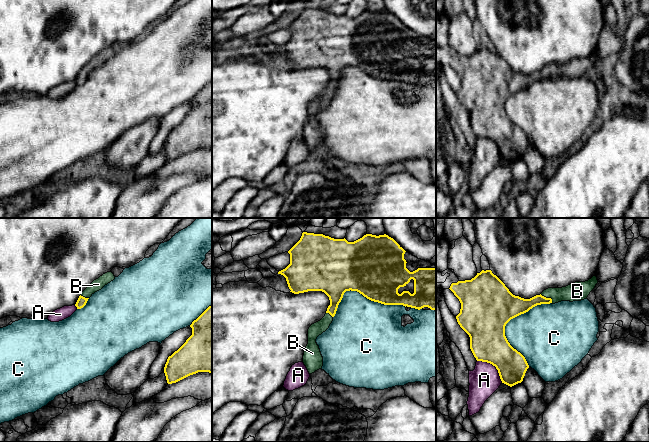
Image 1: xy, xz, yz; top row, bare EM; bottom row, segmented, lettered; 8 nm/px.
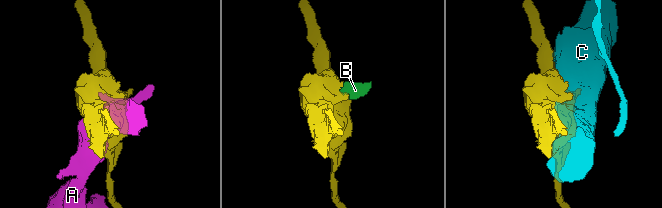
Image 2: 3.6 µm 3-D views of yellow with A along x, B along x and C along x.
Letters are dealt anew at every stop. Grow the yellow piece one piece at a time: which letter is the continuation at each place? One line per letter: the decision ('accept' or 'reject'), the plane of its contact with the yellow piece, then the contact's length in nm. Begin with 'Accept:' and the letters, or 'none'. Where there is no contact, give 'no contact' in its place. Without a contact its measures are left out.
Accept: B
A: reject; contact in yz; length 280 nm
B: accept; contact in yz; length 120 nm
C: reject; contact in yz; length 550 nm

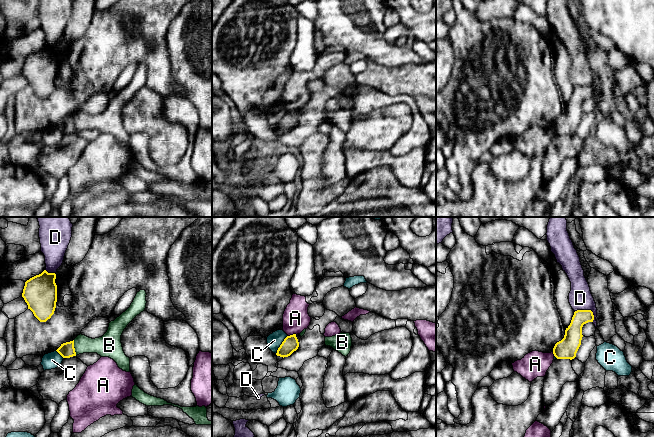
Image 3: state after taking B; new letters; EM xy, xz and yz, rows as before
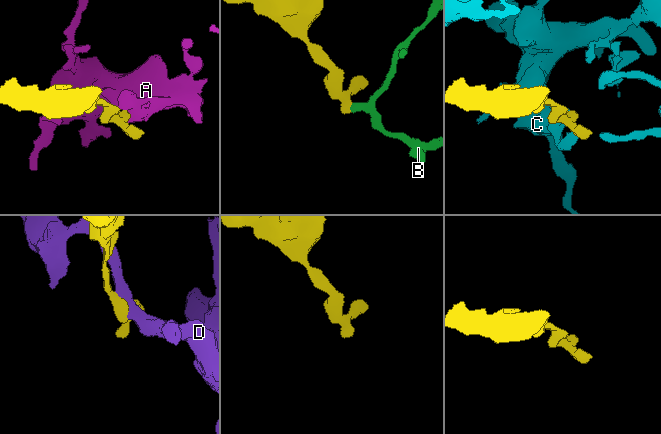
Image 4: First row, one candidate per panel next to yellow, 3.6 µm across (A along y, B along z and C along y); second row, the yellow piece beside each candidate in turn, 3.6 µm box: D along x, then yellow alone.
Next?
Accept: none
A: reject; contact in xz; length 70 nm
B: reject; contact in xy; length 130 nm
C: reject; contact in xz; length 180 nm
D: reject; contact in yz; length 180 nm

